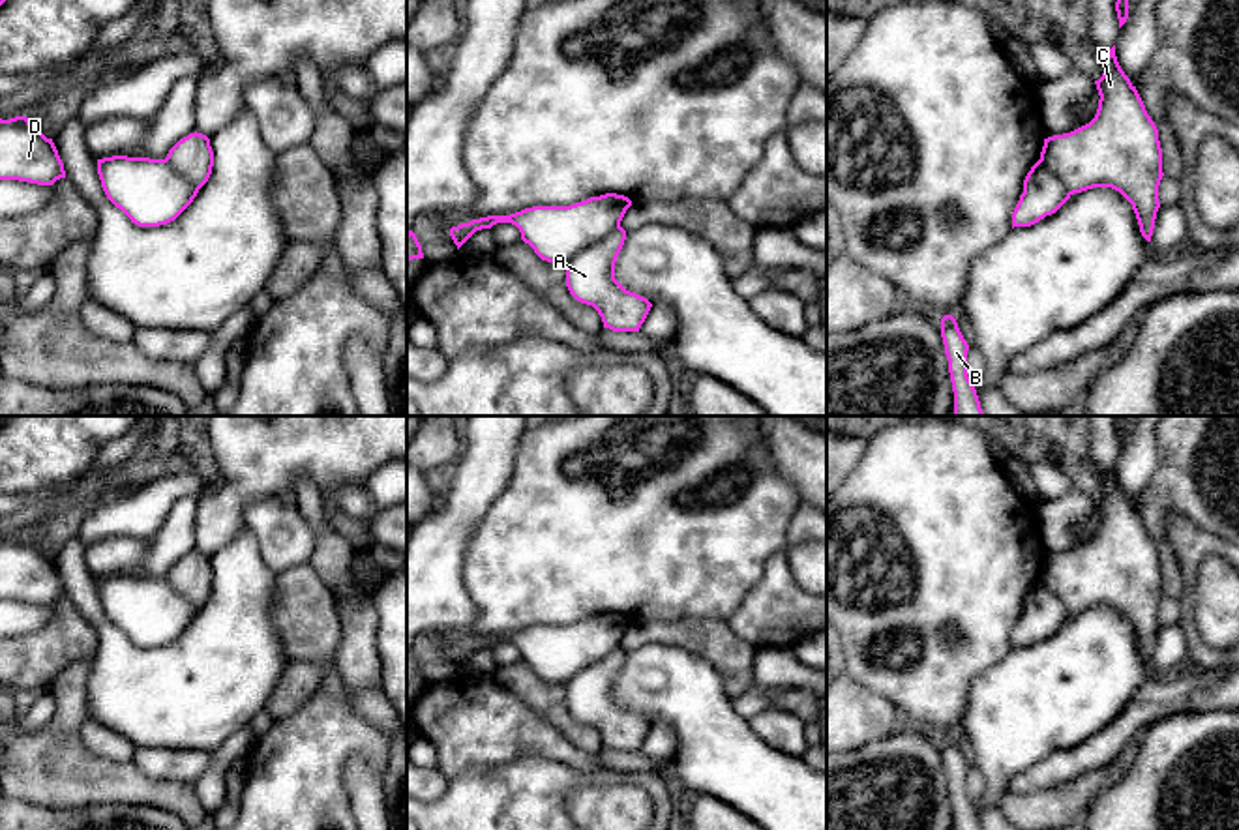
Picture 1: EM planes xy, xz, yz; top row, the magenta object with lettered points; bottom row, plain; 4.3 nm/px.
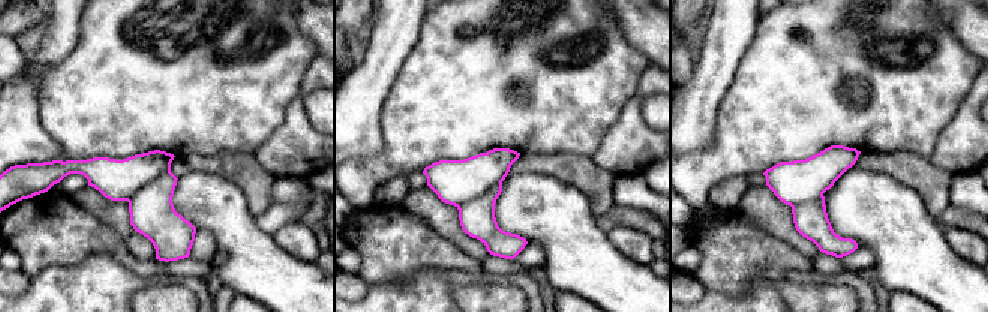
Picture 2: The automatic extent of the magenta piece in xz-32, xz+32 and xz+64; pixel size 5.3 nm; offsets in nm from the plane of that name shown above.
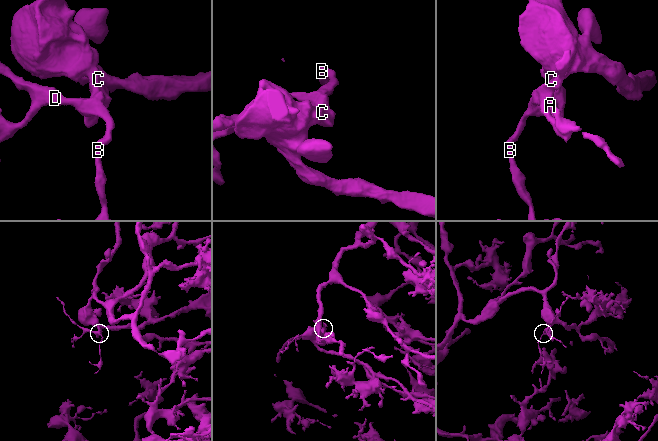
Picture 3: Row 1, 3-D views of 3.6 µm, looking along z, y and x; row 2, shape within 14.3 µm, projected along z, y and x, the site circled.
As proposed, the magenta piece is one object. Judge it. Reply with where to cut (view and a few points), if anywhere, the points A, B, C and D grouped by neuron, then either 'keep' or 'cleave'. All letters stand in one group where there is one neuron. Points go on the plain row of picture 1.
cut xz (619, 645), (578, 671), (565, 684); groups A C / B D; cleave

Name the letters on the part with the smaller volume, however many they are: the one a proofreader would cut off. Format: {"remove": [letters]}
{"remove": ["B", "D"]}

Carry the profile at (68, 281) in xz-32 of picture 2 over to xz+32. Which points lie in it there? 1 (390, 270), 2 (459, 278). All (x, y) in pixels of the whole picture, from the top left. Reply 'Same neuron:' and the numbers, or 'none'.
Same neuron: 2

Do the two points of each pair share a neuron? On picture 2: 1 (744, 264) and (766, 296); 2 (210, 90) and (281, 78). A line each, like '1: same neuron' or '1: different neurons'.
1: different neurons
2: same neuron

